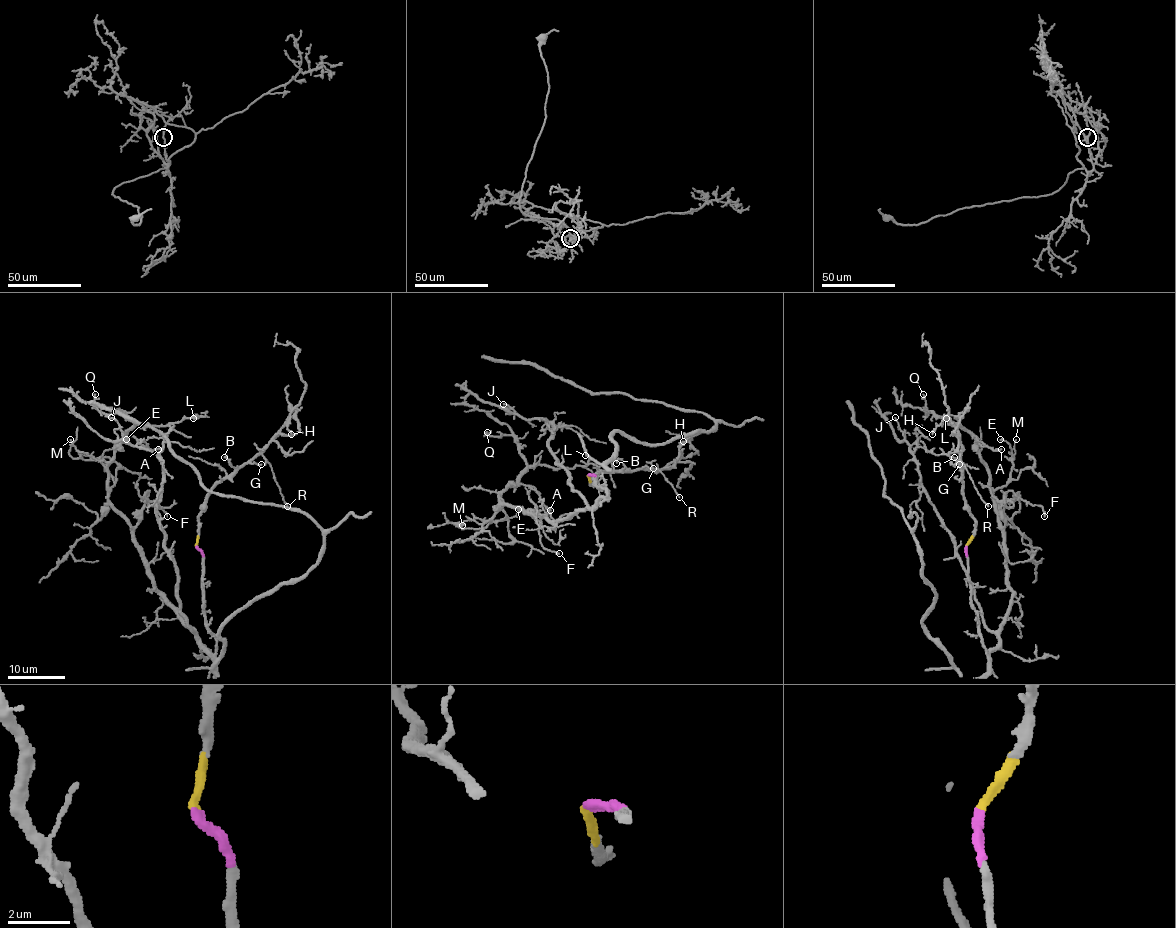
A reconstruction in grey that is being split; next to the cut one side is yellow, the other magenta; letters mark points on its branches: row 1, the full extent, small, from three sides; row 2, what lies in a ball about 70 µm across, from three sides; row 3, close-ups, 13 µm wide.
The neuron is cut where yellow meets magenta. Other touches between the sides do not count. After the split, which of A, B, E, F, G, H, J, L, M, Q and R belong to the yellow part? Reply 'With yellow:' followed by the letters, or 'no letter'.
With yellow: B, G, H, R

